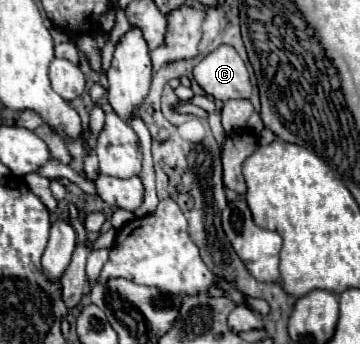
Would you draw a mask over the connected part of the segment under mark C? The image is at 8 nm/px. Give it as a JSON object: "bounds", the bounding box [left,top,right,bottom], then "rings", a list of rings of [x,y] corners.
{"bounds":[192,46,252,100],"rings":[[[220,46],[204,56],[192,70],[200,88],[216,100],[250,98],[252,86],[246,64],[232,46]]]}

